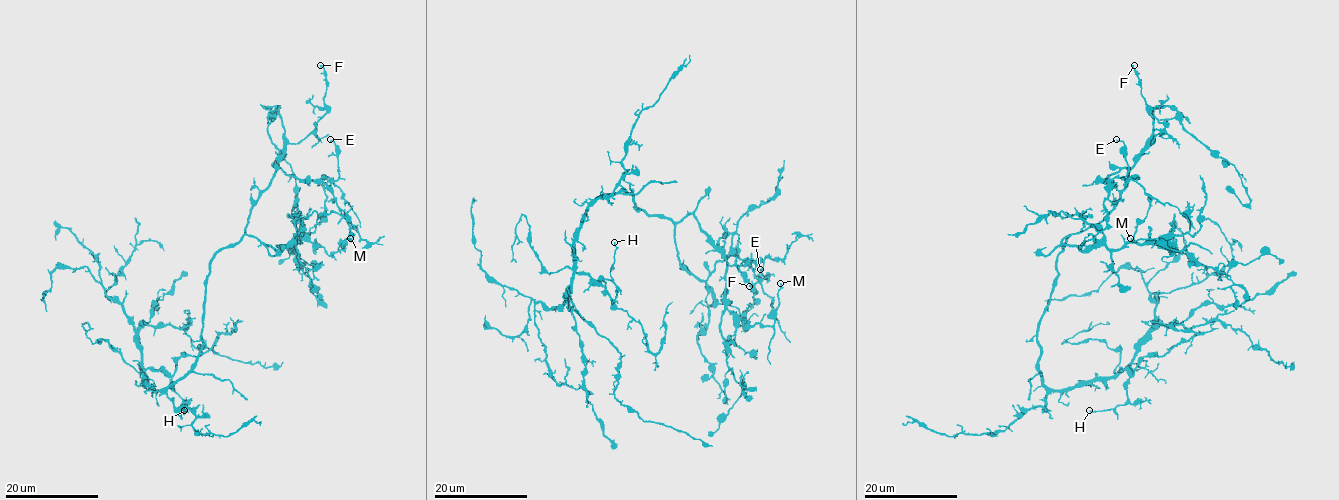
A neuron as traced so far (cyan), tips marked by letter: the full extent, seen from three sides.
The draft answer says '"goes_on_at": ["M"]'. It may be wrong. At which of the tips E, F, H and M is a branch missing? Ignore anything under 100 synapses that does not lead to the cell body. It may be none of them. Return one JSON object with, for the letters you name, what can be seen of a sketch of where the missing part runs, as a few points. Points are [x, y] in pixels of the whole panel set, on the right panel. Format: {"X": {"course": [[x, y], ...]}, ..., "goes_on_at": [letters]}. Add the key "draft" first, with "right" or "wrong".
{"draft": "wrong", "goes_on_at": []}

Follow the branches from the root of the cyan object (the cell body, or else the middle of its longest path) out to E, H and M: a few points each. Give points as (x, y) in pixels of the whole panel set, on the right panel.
E: (1039, 319), (1062, 244), (1098, 224), (1127, 185), (1126, 168), (1103, 181), (1126, 181), (1126, 150), (1116, 139)
H: (1039, 319), (1038, 370), (1047, 387), (1070, 389), (1127, 372), (1127, 401), (1089, 410)
M: (1039, 319), (1066, 236), (1062, 243), (1081, 250), (1163, 240), (1173, 251), (1156, 238), (1130, 238)

